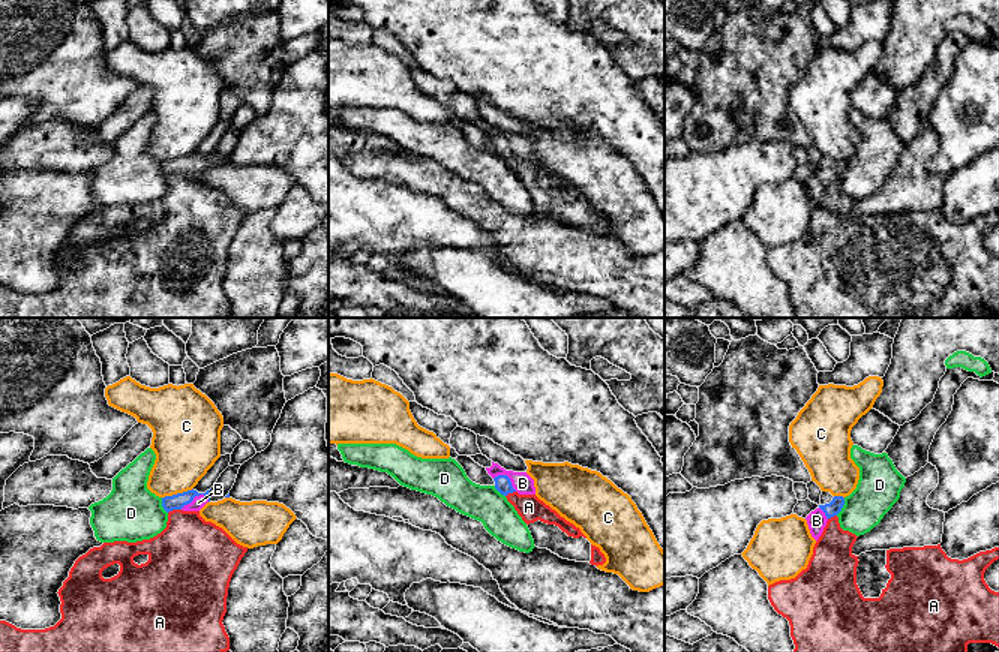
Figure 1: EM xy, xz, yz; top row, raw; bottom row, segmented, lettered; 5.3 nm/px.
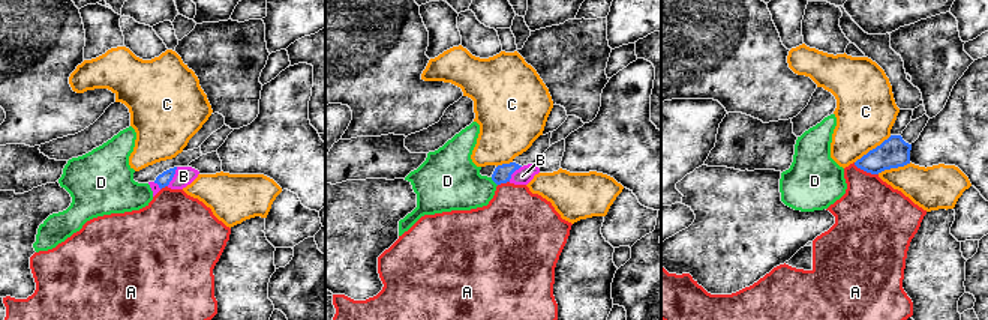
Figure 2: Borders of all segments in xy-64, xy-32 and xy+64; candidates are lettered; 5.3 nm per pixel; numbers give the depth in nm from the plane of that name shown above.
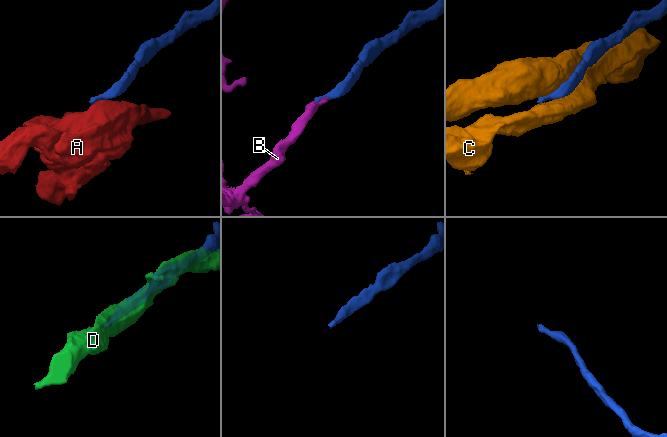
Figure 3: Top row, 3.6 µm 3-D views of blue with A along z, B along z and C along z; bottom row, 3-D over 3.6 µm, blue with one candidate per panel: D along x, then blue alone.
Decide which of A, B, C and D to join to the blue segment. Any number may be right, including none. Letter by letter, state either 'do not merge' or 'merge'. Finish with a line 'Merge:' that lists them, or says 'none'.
A: do not merge
B: merge
C: do not merge
D: do not merge
Merge: B

